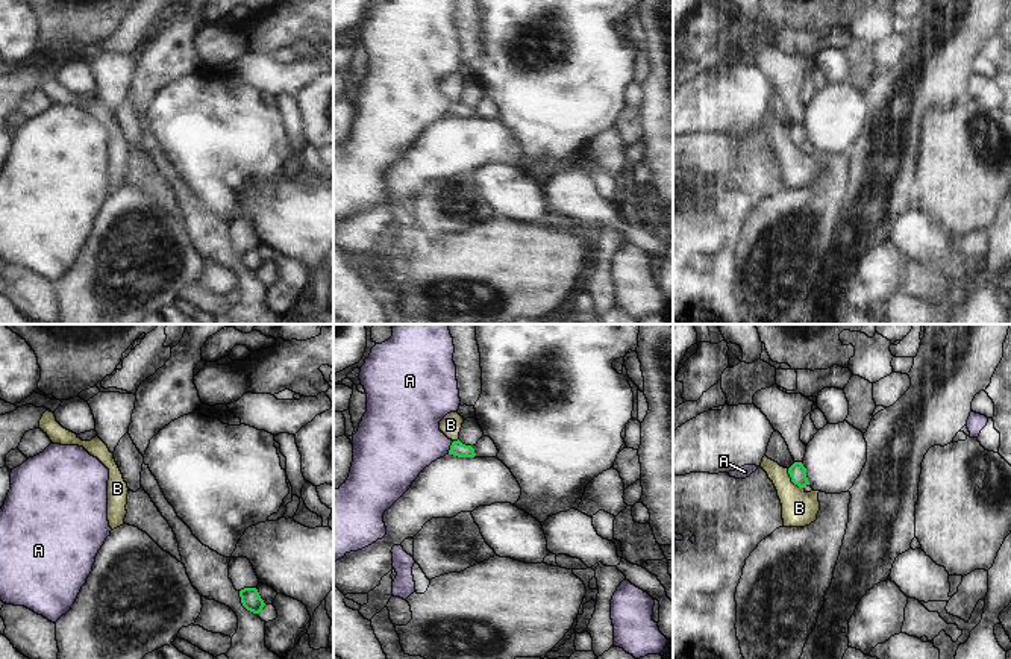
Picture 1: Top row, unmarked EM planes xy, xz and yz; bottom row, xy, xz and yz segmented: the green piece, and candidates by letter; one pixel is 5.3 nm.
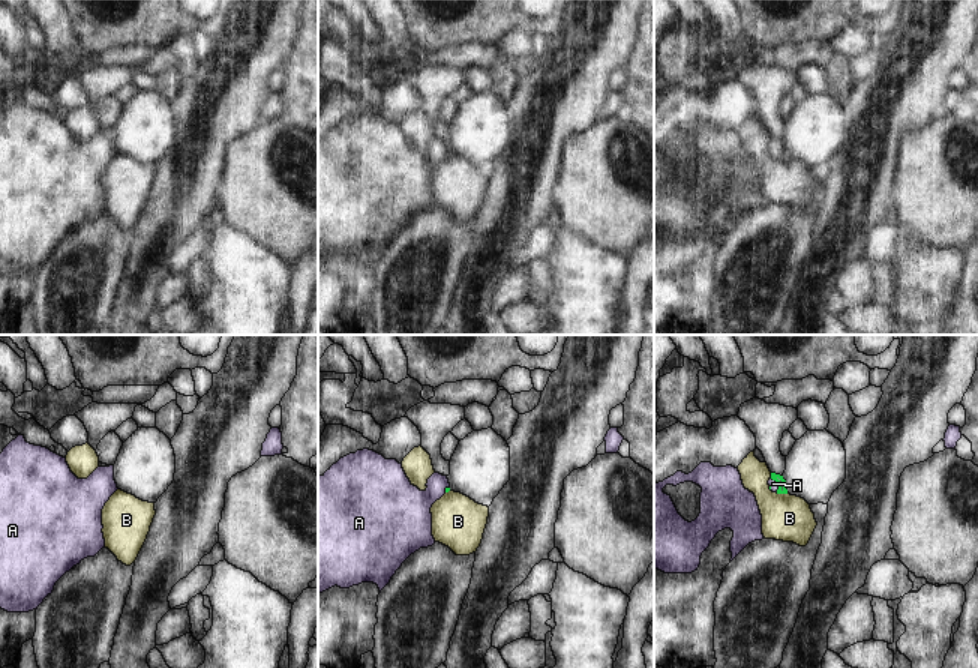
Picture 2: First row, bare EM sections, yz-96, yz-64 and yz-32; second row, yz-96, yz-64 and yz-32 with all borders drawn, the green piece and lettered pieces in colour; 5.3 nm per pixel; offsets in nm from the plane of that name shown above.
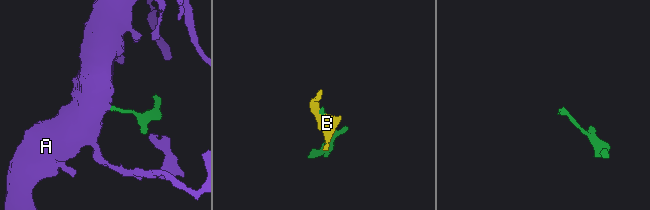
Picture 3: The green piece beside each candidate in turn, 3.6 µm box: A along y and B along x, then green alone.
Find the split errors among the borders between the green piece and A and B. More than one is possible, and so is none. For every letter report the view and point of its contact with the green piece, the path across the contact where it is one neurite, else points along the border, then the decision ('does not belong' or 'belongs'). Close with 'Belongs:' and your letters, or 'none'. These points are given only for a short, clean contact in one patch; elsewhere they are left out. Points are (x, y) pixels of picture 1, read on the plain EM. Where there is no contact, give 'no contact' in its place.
A: xz (450, 108) | across xz (456, 109), (450, 108), (405, 99) | belongs
B: yz (791, 141) | along yz (787, 129), (791, 141), (804, 149) | does not belong
Belongs: A

